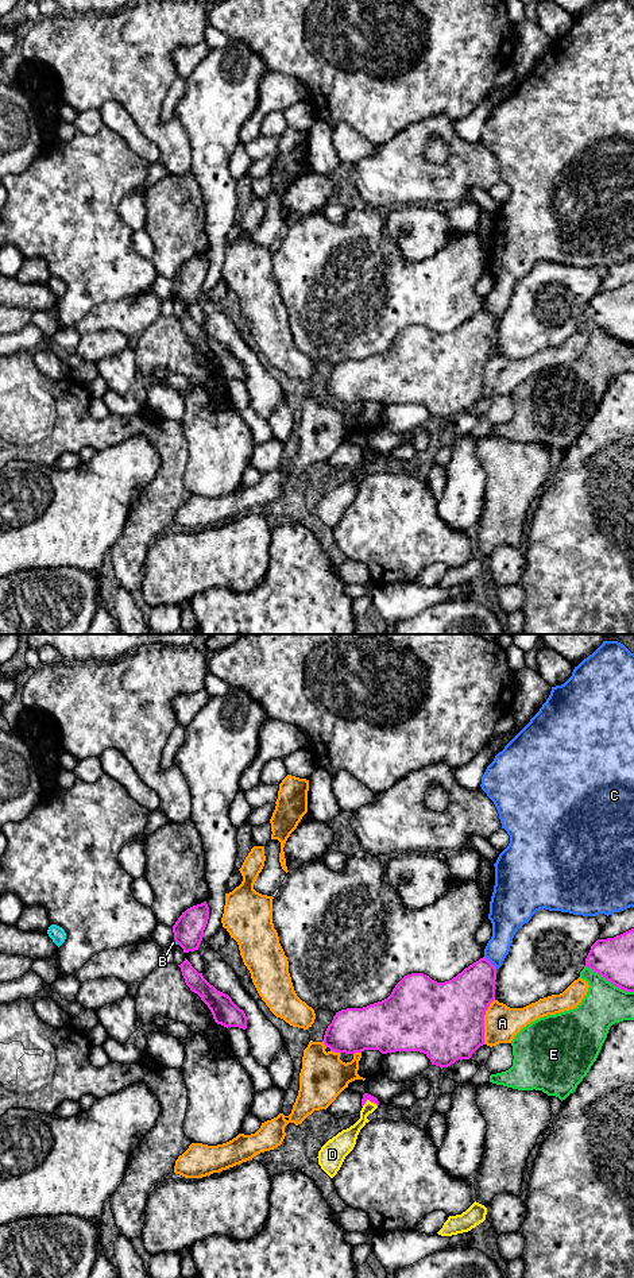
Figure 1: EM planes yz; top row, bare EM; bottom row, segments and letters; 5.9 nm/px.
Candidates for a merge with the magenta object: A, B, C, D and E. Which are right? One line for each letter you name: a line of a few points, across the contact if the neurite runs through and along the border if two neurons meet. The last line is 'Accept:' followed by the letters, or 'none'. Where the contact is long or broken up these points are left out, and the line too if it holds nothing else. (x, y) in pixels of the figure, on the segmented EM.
Accept: none

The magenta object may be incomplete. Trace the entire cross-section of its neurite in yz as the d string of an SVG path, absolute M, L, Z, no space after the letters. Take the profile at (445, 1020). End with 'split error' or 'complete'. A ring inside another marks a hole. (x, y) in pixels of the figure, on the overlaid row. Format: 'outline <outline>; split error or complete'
outline M480 958L445 982L424 973L405 976L391 995L363 1008L336 1012L324 1035L324 1045L335 1053L355 1054L379 1050L424 1053L432 1065L448 1067L459 1059L469 1059L484 1045L484 1015L495 1000L496 968Z; complete

